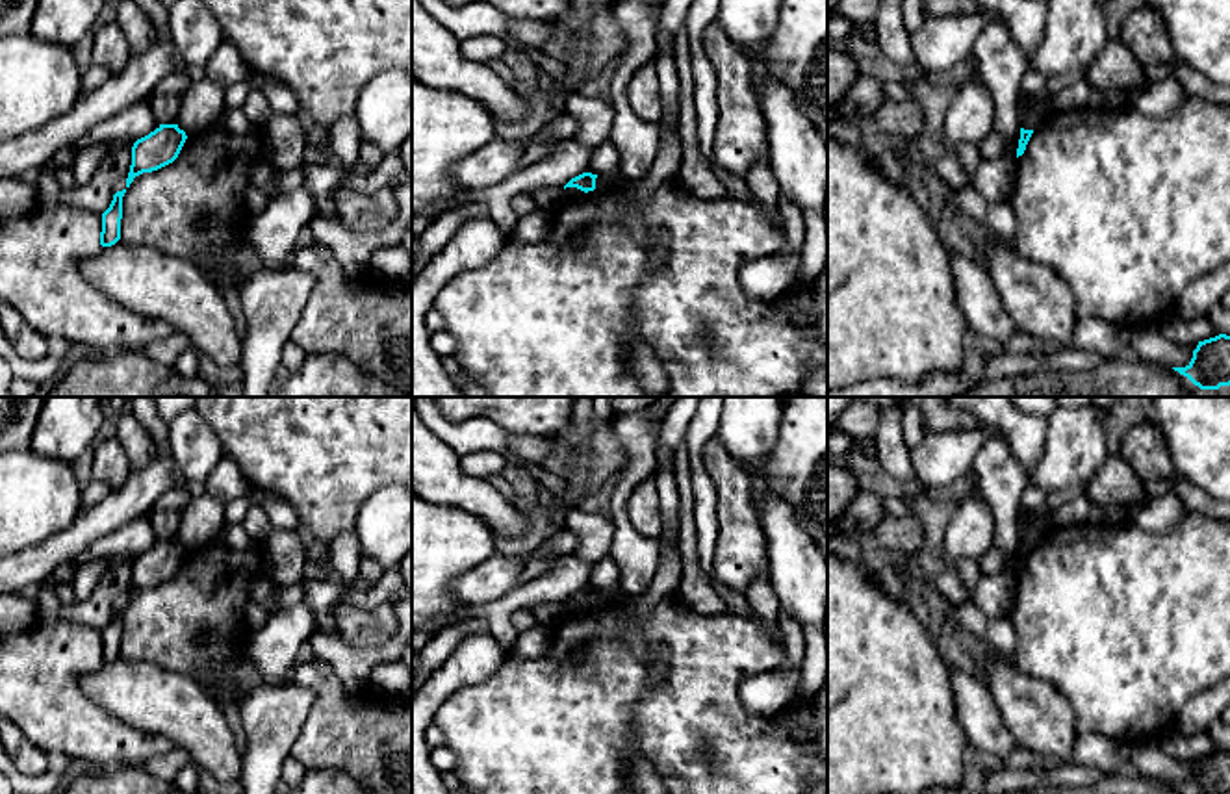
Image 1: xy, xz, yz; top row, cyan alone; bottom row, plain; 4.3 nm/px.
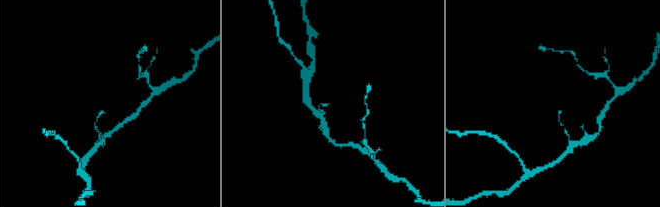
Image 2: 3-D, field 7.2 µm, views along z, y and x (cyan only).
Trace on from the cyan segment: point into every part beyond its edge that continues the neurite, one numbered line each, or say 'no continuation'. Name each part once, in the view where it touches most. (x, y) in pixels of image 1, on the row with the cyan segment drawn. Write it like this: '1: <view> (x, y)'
no continuation

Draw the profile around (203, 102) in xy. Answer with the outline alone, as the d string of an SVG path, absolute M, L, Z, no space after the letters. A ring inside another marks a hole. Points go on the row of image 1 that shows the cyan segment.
M208 76L180 96L176 124L186 135L195 135L210 128L224 111L226 87Z

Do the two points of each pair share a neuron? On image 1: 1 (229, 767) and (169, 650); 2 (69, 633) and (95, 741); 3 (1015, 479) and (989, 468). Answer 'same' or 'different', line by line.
1: different
2: same
3: same

